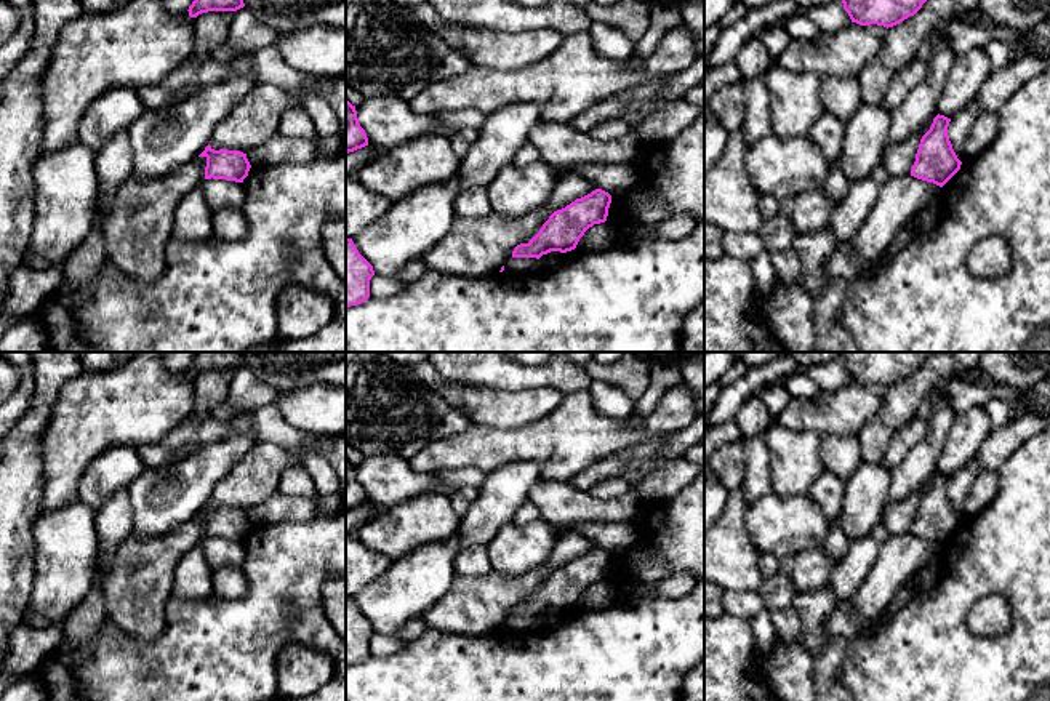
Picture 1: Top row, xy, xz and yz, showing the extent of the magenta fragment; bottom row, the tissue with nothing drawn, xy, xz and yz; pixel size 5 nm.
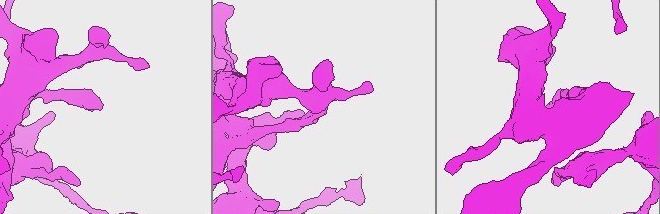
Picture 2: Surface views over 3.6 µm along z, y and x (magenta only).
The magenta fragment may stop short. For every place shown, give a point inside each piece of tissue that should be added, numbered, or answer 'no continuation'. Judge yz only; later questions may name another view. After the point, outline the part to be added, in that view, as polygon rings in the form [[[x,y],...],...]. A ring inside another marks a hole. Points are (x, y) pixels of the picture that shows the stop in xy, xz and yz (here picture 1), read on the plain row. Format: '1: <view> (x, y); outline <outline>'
no continuation

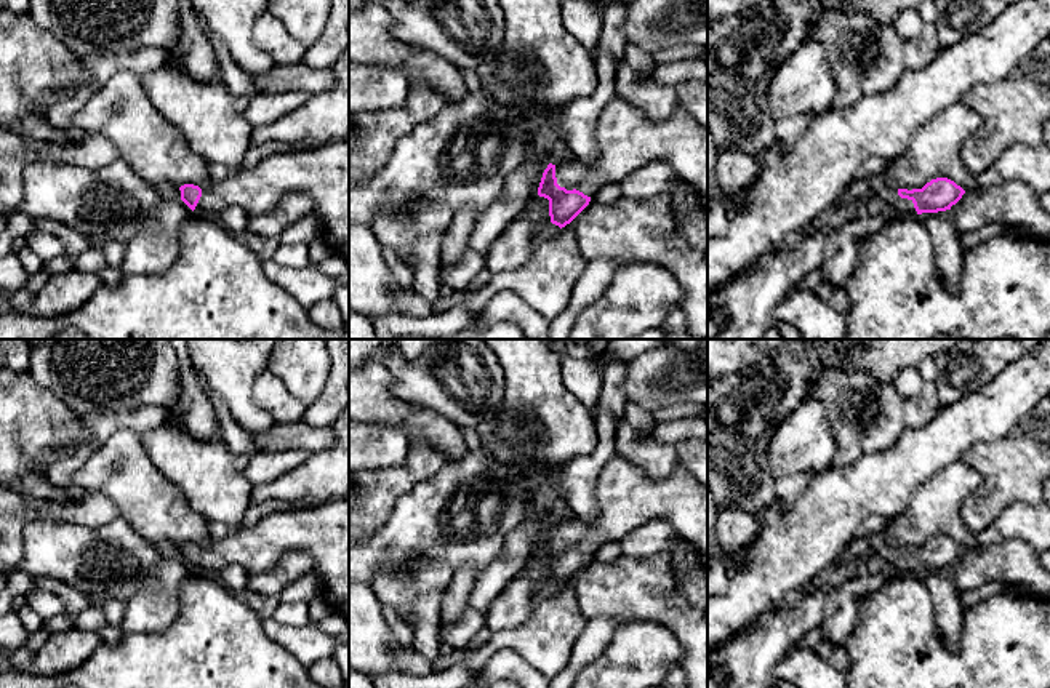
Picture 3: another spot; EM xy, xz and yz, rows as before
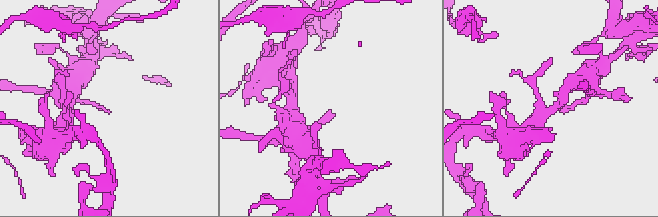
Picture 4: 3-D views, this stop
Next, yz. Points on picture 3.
1: yz (877, 543); outline [[[884,531],[871,536],[868,539],[868,542],[866,542],[866,547],[869,550],[874,550],[876,554],[879,554],[882,558],[890,562],[892,565],[895,565],[901,574],[914,574],[914,573],[917,573],[912,558],[901,557],[898,554],[898,547],[892,546],[887,541],[887,536],[885,536]]]

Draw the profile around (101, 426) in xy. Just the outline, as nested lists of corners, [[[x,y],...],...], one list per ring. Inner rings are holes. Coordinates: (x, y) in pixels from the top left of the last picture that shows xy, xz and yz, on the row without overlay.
[[[154,405],[123,411],[82,414],[80,422],[91,438],[56,454],[46,466],[46,478],[54,486],[67,491],[72,499],[78,501],[85,498],[86,493],[74,482],[74,474],[91,456],[91,451],[122,429],[130,429],[141,437],[146,432],[163,426],[166,414],[166,410]]]

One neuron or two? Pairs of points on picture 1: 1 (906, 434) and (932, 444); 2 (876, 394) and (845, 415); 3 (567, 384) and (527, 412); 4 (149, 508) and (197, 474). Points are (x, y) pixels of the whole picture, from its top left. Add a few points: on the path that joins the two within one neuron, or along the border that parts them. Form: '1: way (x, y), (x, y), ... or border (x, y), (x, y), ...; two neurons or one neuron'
1: border (927, 420), (925, 436), (897, 466); two neurons
2: way (868, 397), (853, 407); one neuron
3: border (520, 391), (556, 389), (562, 396); two neurons
4: way (160, 503), (186, 485); one neuron

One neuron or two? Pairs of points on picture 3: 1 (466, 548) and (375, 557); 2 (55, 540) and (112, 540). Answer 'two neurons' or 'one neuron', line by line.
1: one neuron
2: one neuron

